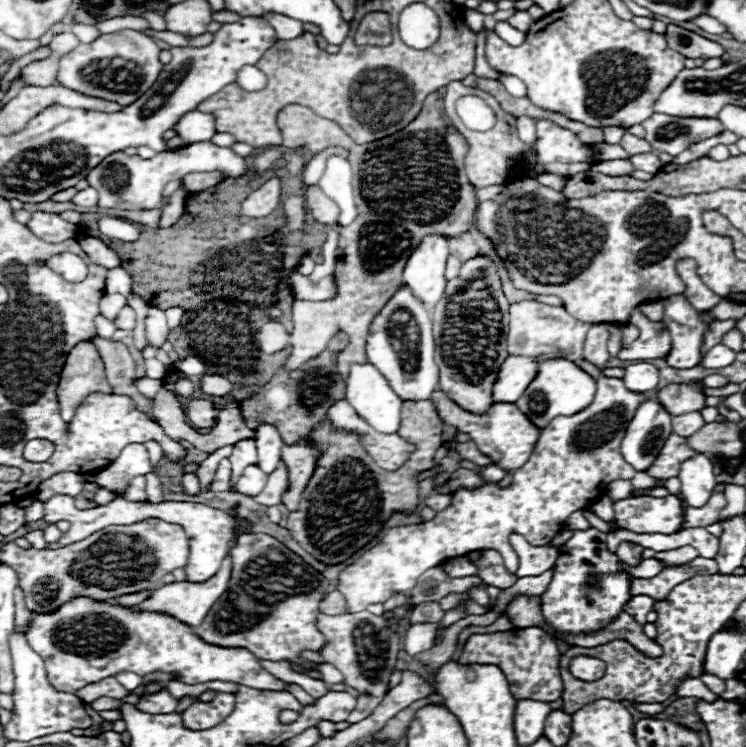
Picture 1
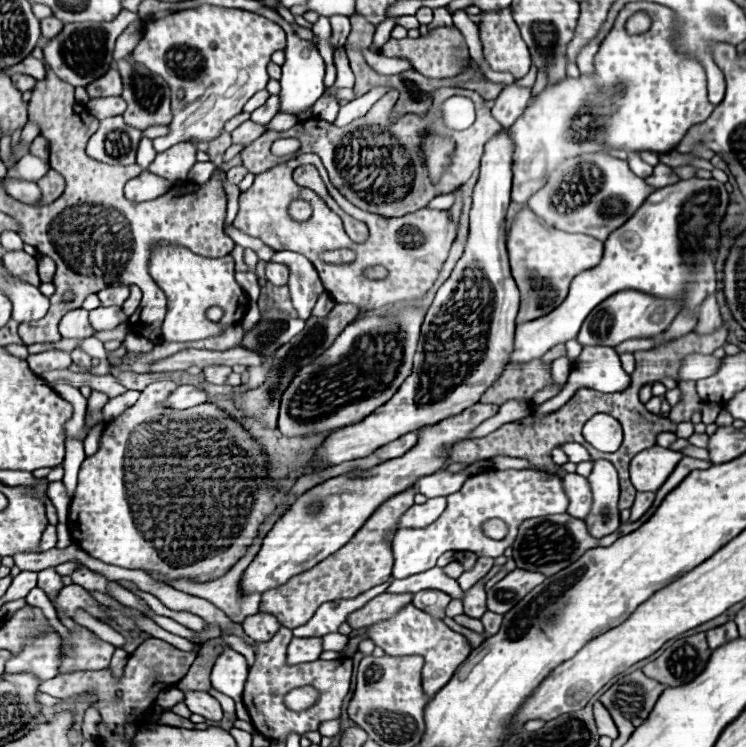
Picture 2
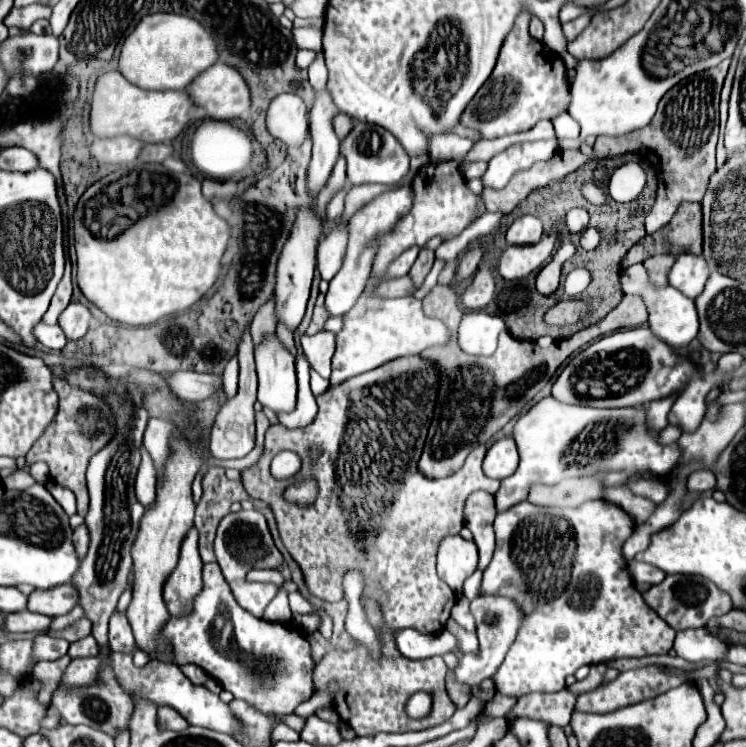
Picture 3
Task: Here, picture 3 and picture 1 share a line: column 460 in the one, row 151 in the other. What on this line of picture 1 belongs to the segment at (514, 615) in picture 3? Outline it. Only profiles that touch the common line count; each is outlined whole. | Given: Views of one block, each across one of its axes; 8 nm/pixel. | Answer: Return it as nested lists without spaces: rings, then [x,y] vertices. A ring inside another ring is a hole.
[[[654,114],[642,122],[646,128],[646,138],[652,144],[652,150],[678,156],[690,144],[710,138],[724,130],[718,120],[712,118],[676,118]]]

